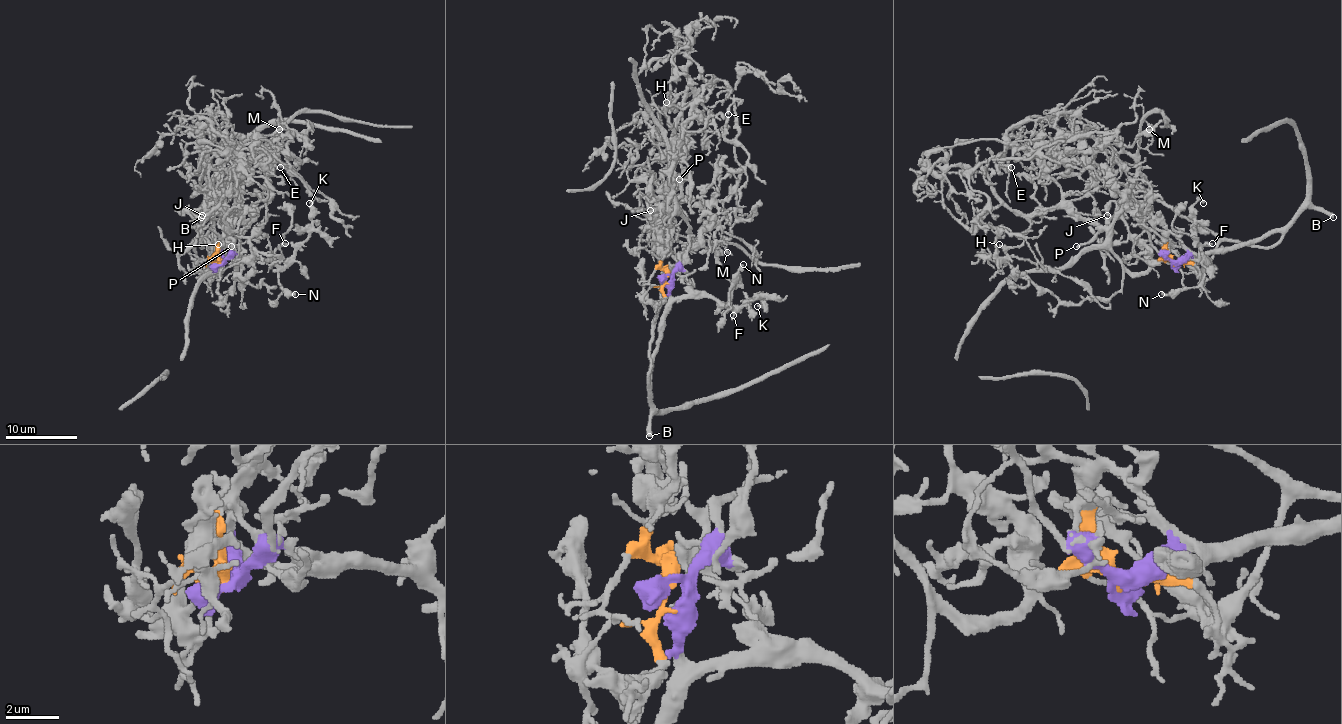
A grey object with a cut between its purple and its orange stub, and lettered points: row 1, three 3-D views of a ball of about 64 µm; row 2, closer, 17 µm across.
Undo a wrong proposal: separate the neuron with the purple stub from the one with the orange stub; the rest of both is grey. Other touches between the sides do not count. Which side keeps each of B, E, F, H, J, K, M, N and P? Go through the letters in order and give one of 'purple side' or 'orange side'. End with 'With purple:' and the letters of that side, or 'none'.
B: purple side
E: orange side
F: purple side
H: orange side
J: orange side
K: purple side
M: orange side
N: purple side
P: orange side
With purple: B, F, K, N

